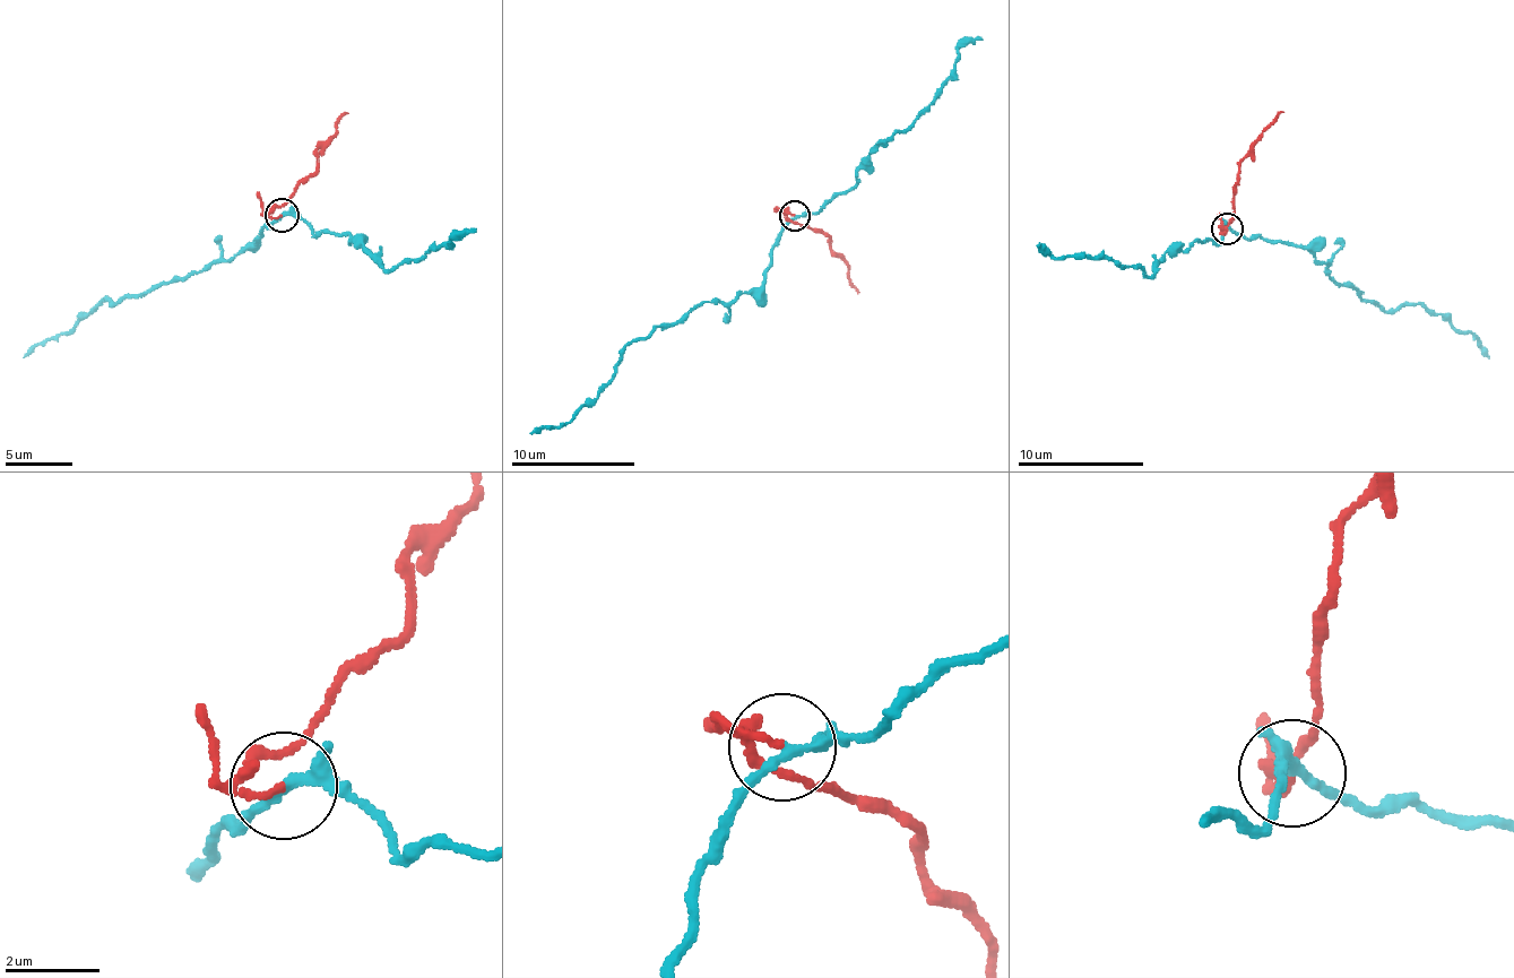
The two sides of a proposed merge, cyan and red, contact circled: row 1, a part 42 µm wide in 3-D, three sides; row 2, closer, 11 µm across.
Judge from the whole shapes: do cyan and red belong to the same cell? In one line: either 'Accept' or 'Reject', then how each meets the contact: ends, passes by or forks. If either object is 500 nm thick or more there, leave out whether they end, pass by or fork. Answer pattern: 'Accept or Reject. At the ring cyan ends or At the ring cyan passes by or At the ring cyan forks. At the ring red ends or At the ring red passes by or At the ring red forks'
Reject. At the ring cyan forks. At the ring red ends

